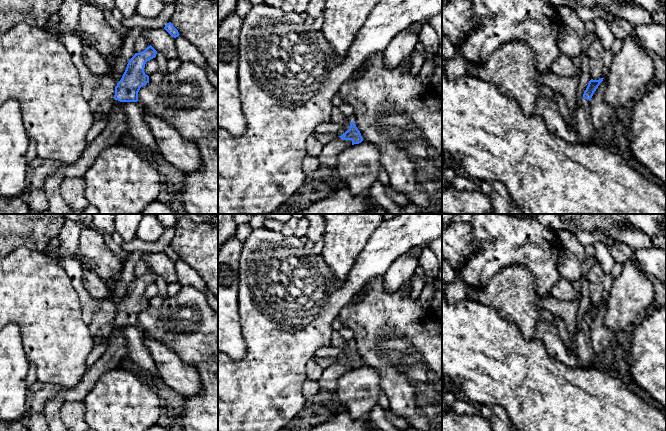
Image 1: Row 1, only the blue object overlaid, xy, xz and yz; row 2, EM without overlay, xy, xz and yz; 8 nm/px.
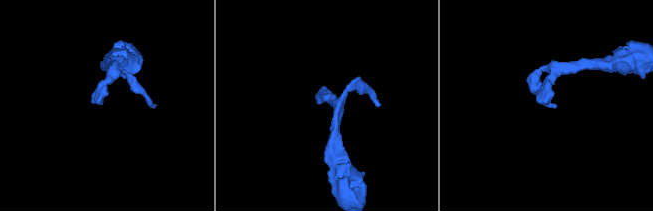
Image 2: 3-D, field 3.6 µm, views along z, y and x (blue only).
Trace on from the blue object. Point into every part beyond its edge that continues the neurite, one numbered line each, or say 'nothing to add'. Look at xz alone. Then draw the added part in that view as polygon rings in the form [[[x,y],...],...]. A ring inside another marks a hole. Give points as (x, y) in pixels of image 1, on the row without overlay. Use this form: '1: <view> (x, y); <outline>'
1: xz (346, 349); [[[349,340],[347,345],[342,348],[343,352],[342,354],[338,357],[338,360],[341,360],[343,357],[345,357],[349,351],[350,351],[350,347],[355,345],[355,341],[354,340]]]

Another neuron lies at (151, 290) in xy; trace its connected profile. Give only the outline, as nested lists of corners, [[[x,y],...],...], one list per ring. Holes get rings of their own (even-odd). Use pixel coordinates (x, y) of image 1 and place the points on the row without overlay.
[[[153,282],[146,286],[144,296],[146,299],[151,300],[152,298],[156,297],[158,293],[156,283]]]

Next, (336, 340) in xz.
[[[333,331],[331,337],[331,346],[344,348],[348,341],[341,337],[339,331]]]

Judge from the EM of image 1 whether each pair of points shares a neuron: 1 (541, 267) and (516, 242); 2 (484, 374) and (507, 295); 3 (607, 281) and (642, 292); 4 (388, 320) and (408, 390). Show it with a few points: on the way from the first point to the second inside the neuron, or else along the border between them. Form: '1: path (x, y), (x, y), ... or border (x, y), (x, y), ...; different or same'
1: path (533, 259), (524, 250), (518, 250); same
2: border (481, 303), (492, 306), (519, 330); different
3: border (614, 279), (608, 291); different
4: path (387, 337), (387, 359), (390, 366), (397, 373); same

